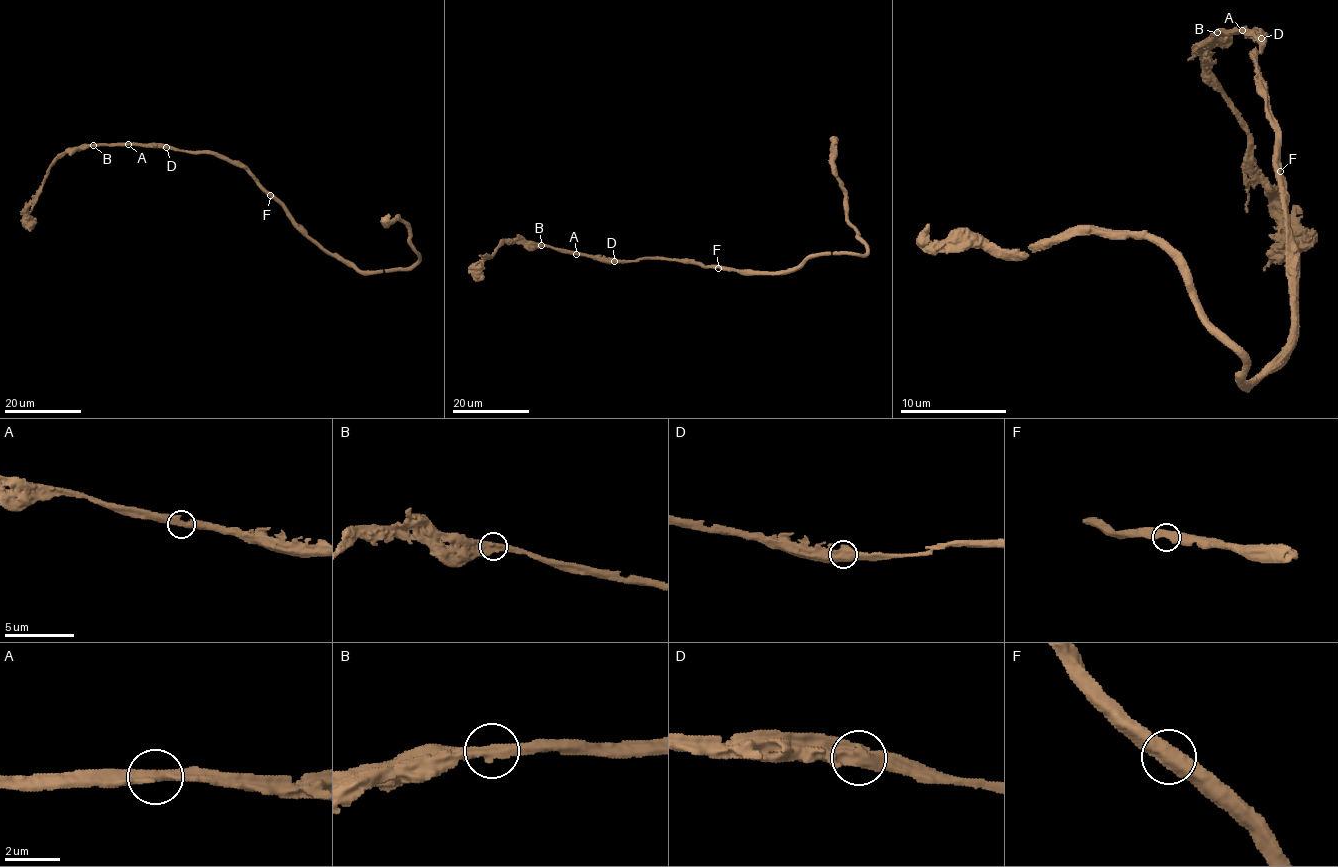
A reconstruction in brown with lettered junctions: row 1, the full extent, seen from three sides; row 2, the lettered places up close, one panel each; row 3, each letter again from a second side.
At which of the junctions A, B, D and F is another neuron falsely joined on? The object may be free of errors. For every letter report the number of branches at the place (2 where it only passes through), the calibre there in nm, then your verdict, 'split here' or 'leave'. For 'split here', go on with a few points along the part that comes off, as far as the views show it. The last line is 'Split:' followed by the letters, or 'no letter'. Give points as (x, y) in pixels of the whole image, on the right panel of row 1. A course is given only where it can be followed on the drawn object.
A: branches 2; calibre 400 nm; leave
B: branches 2; calibre 480 nm; leave
D: branches 2; calibre 700 nm; leave
F: branches 2; calibre 550 nm; leave
Split: no letter

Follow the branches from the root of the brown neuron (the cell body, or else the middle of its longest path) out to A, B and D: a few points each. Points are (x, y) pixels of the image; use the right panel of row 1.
A: (1275, 174), (1275, 121), (1269, 115), (1267, 94), (1253, 54), (1261, 44), (1248, 30), (1243, 30)
B: (1275, 174), (1275, 121), (1269, 115), (1267, 94), (1253, 54), (1261, 44), (1248, 30), (1216, 33)
D: (1275, 174), (1275, 121), (1269, 115), (1267, 94), (1253, 54), (1261, 46), (1261, 38)

